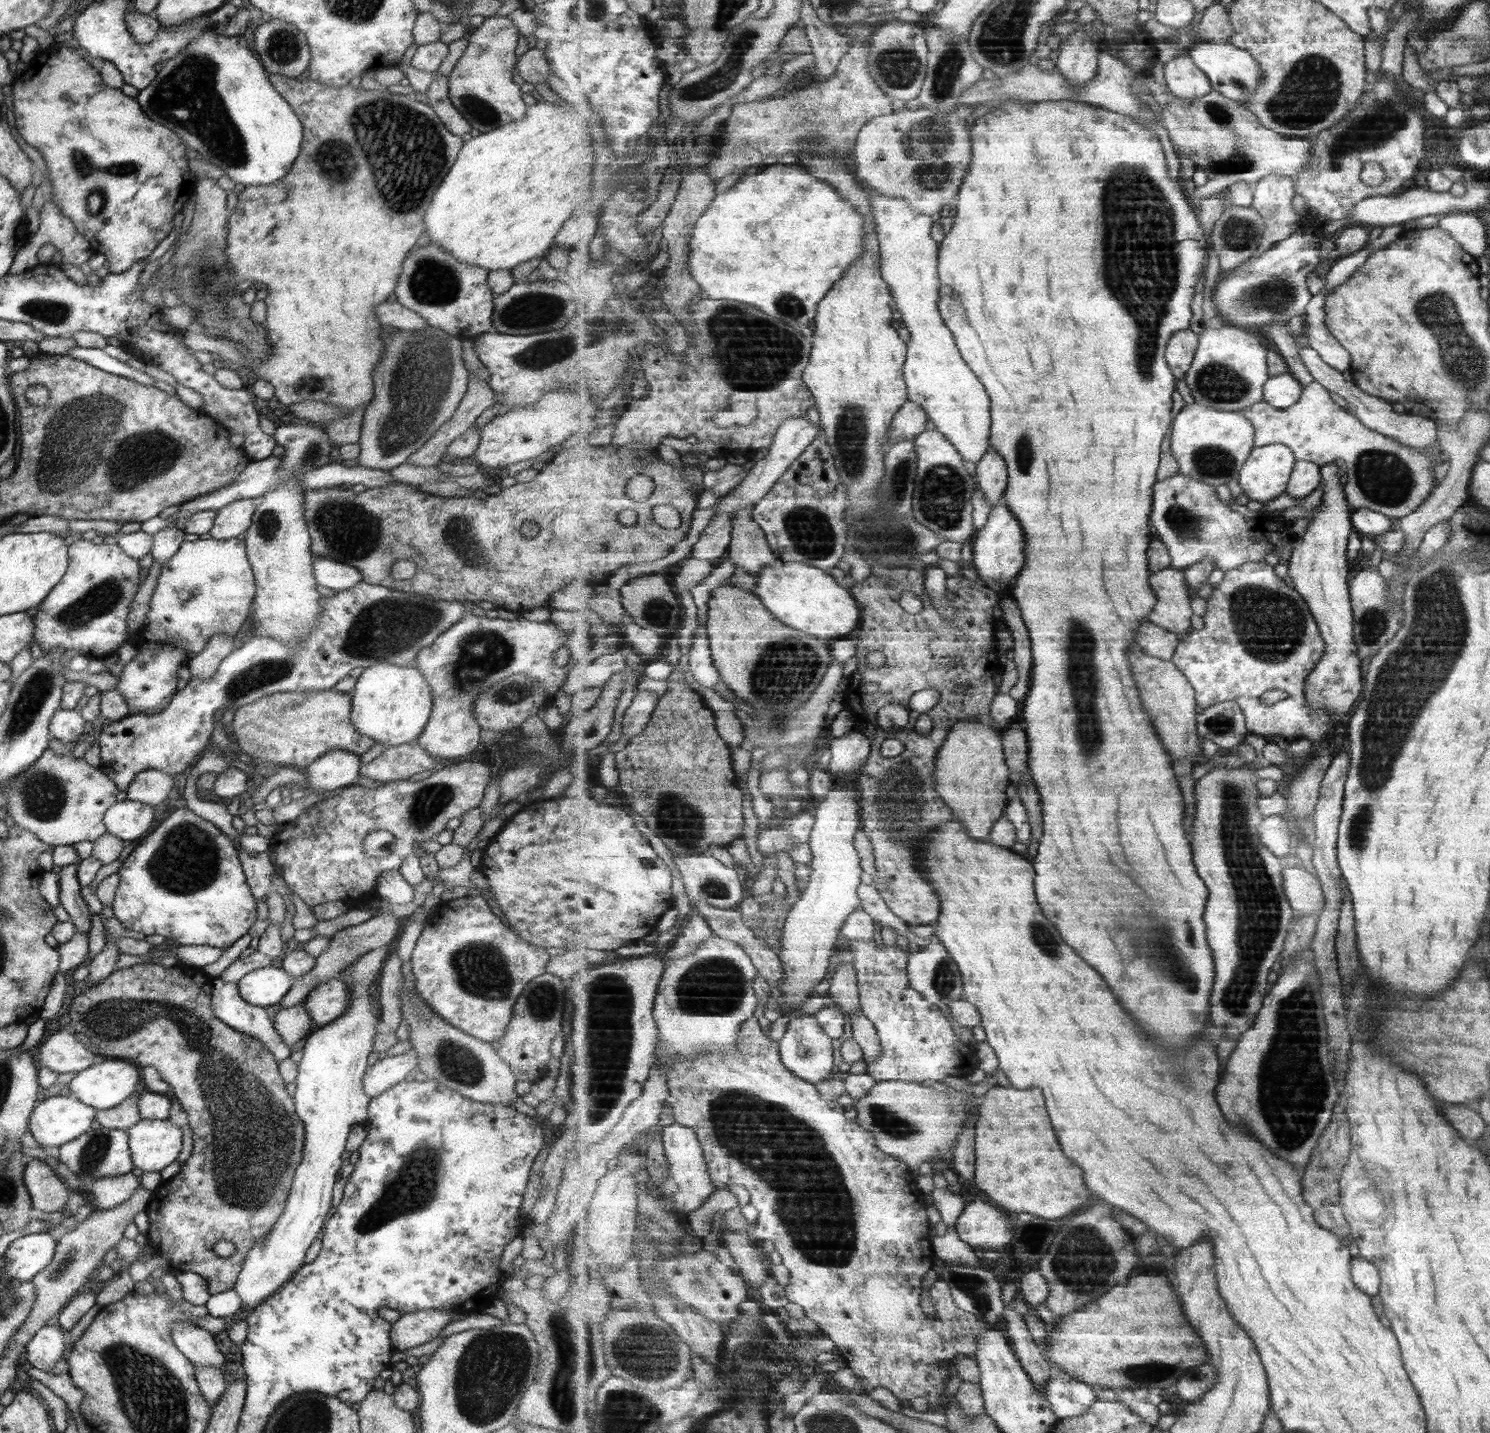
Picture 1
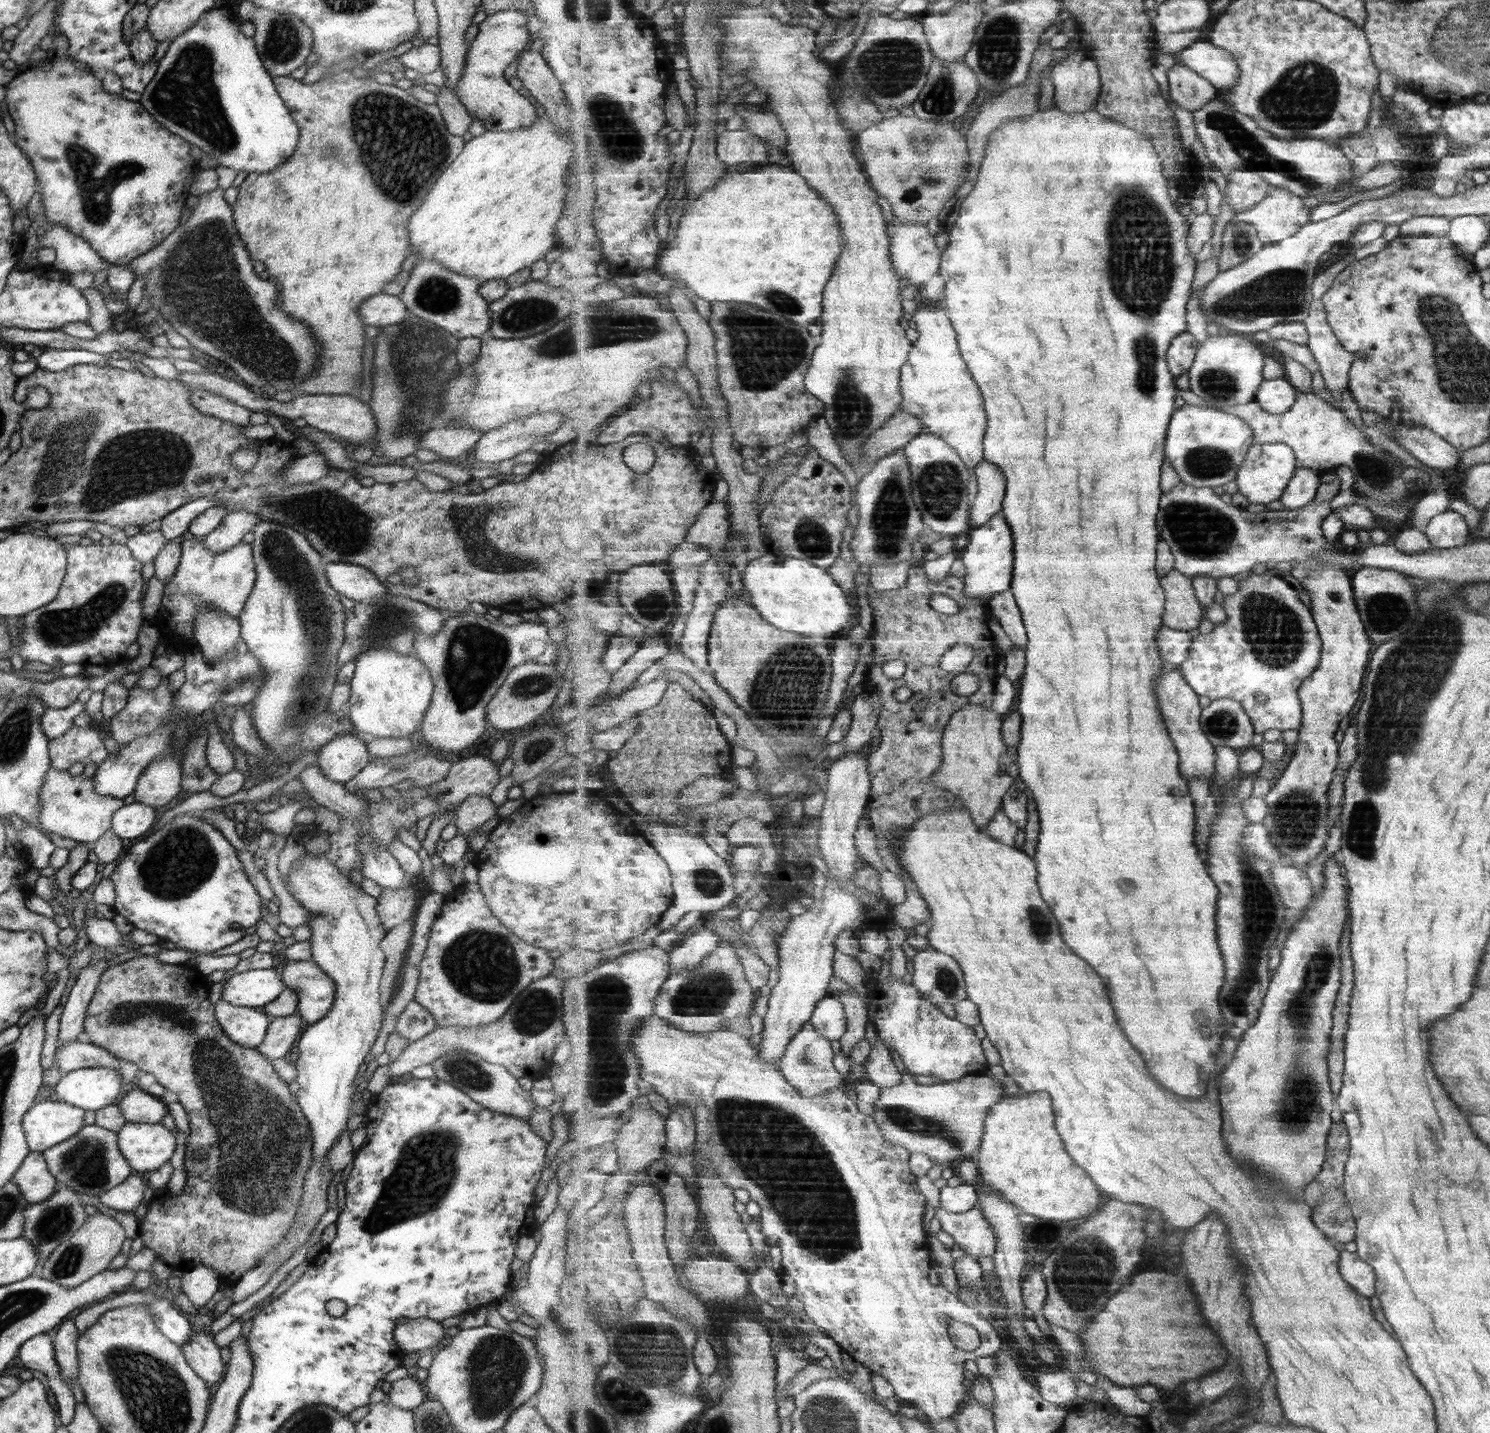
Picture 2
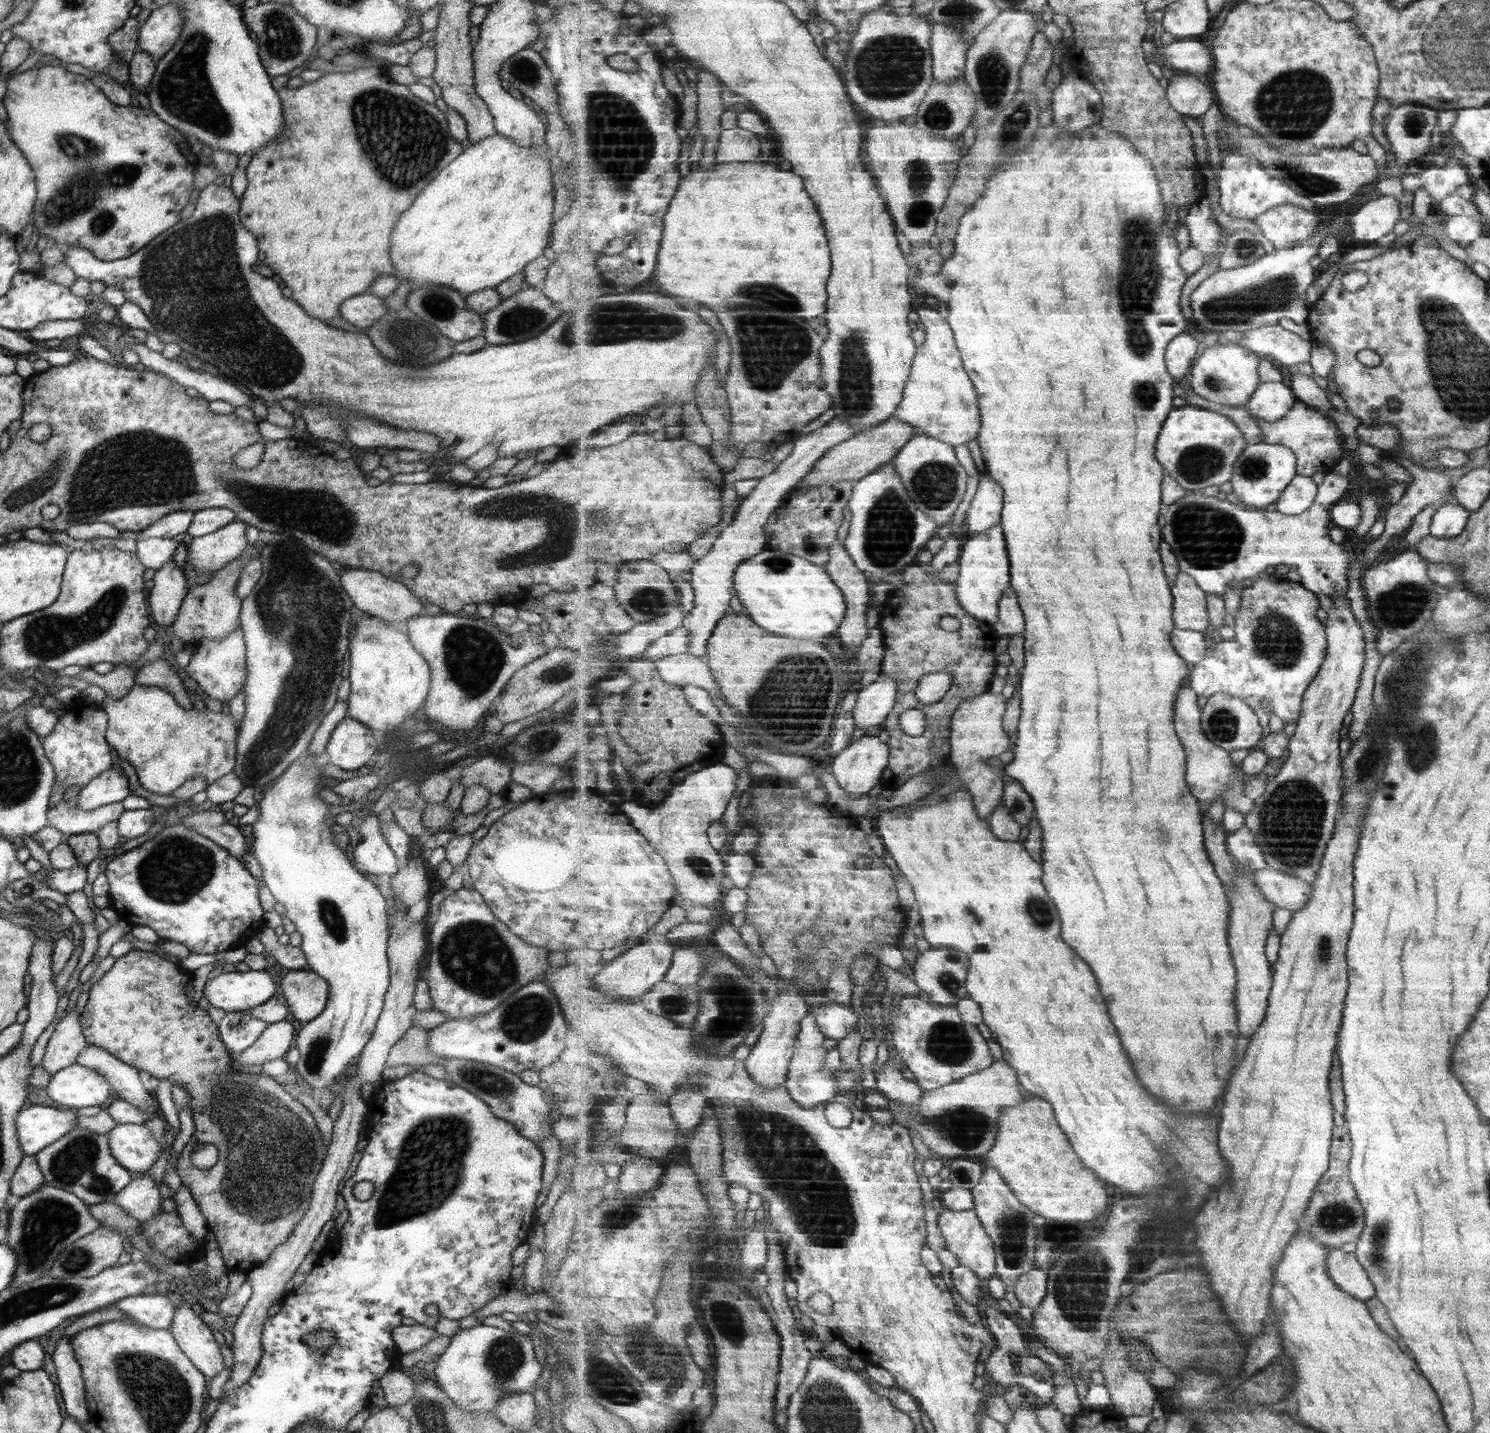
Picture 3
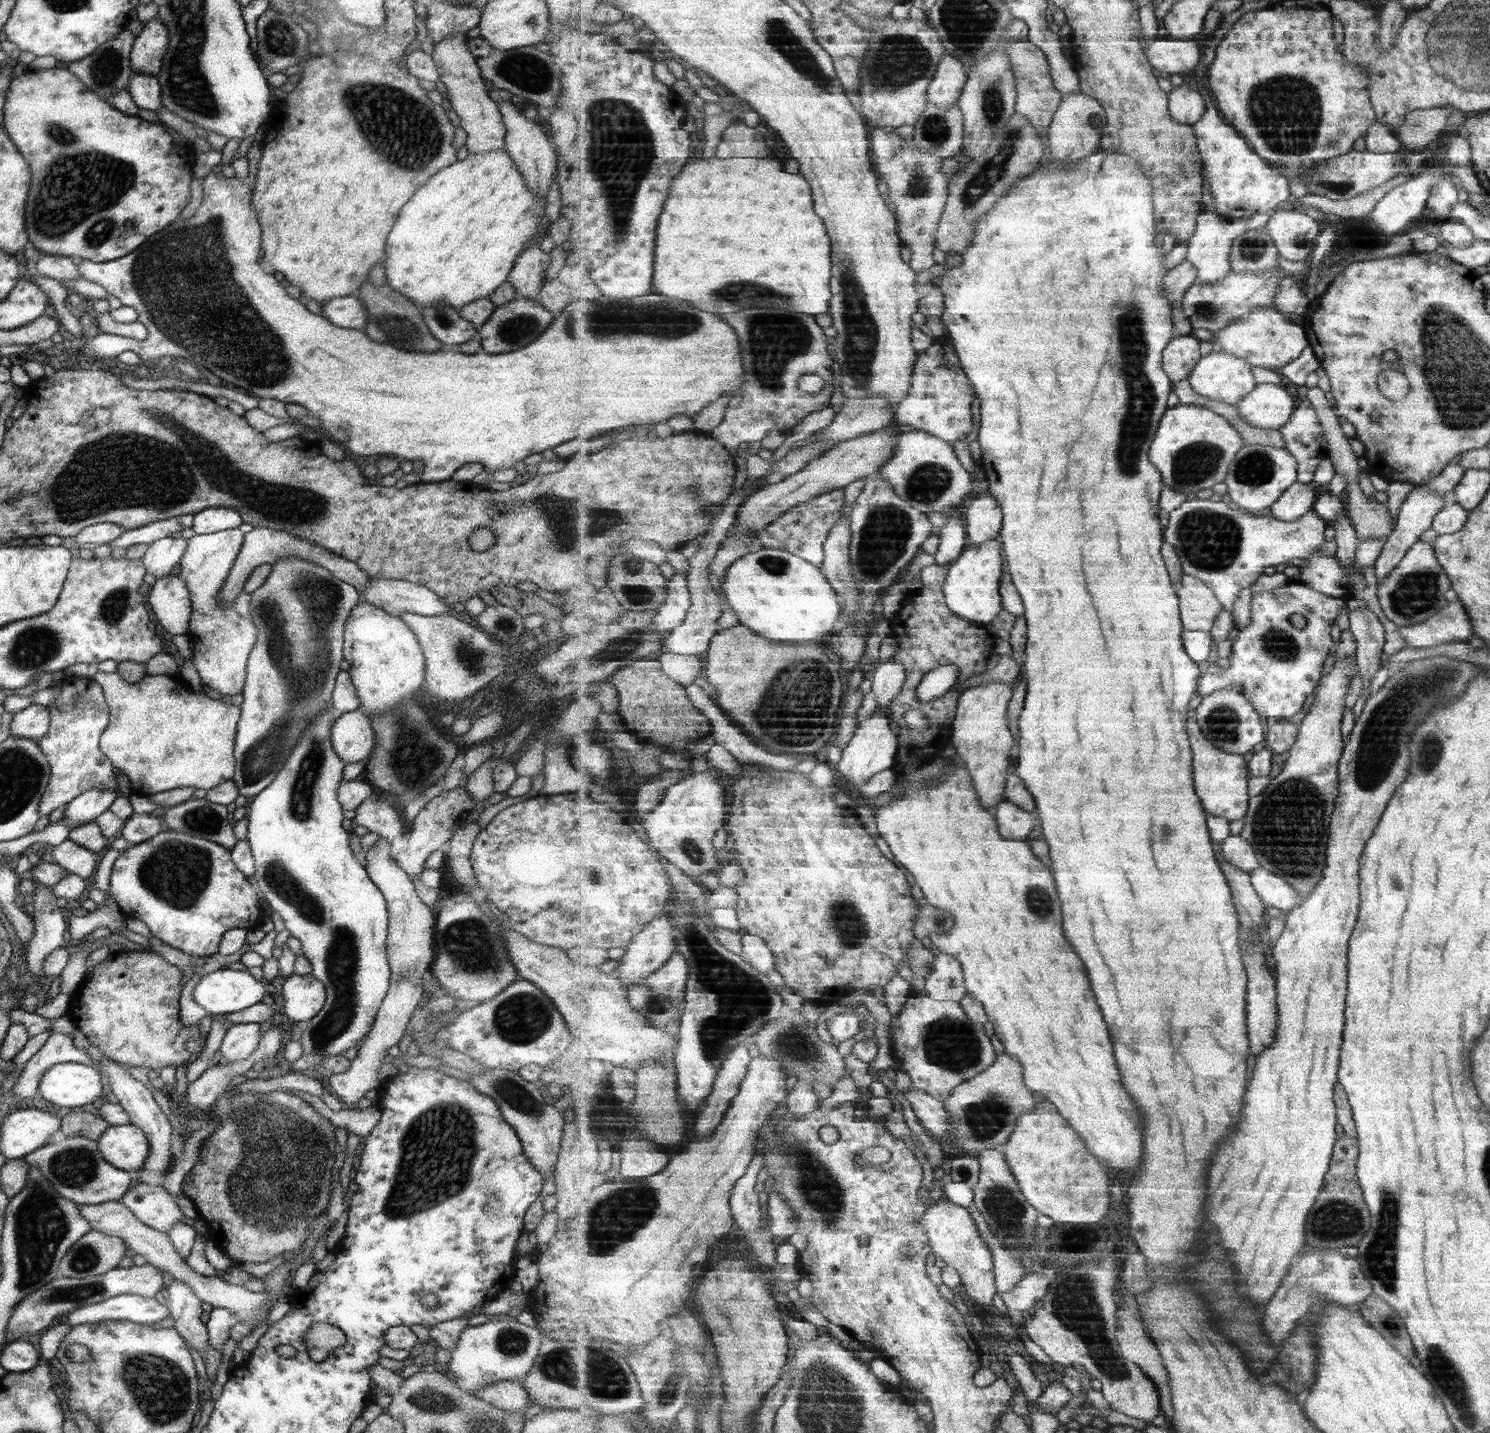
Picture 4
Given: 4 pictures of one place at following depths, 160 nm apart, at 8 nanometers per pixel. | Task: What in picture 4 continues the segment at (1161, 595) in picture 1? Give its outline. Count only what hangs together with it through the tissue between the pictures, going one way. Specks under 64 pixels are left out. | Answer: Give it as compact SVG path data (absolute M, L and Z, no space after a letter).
M1184 573L1182 587L1177 590L1180 598L1180 608L1182 610L1182 621L1185 630L1202 630L1210 632L1214 627L1214 622L1222 614L1223 605L1214 593L1214 590L1205 584L1198 576L1191 576Z

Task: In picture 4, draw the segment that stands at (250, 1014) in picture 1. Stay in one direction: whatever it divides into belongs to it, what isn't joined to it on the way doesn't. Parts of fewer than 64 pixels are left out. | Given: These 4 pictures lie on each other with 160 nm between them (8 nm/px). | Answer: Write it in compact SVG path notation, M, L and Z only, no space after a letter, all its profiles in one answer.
M237 1024L226 1028L223 1041L220 1044L219 1052L229 1064L245 1060L250 1054L256 1051L261 1036L259 1025Z

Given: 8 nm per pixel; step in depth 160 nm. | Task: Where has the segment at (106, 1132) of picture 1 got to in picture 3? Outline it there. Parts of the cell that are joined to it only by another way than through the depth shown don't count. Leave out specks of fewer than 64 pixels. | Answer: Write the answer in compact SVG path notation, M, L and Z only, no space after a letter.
M75 1126L54 1143L42 1148L34 1157L47 1185L70 1192L87 1206L113 1200L131 1180L130 1173L111 1156L107 1135L95 1134L86 1128Z

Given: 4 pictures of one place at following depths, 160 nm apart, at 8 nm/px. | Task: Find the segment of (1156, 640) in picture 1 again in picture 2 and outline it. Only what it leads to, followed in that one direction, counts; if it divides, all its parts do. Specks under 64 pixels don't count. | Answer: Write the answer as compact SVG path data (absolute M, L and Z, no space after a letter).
M1163 624L1158 632L1158 647L1162 652L1164 662L1169 667L1179 668L1190 658L1190 648L1194 643L1189 631L1169 628Z

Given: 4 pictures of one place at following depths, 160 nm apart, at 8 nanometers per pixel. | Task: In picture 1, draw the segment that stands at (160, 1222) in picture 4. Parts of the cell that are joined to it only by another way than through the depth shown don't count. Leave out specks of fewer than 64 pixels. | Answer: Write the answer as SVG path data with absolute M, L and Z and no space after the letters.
M131 1173L96 1180L92 1184L90 1194L95 1197L97 1210L109 1210L123 1204L140 1186L139 1181L139 1178L135 1178Z

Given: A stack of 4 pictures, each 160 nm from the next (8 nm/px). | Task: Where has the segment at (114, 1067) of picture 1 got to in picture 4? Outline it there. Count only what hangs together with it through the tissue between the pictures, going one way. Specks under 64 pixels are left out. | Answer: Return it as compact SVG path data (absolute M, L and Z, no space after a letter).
M54 1064L40 1076L37 1089L41 1098L58 1108L77 1108L100 1096L99 1073L84 1064Z

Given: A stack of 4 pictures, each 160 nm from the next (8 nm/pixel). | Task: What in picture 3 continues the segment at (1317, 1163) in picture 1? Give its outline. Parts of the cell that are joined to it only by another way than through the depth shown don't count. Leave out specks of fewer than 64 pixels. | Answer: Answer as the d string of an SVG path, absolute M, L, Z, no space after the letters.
M1347 1124L1334 1128L1331 1147L1330 1168L1312 1196L1306 1210L1305 1223L1308 1234L1329 1248L1341 1249L1343 1244L1357 1243L1366 1228L1366 1209L1359 1200L1350 1177L1350 1160L1352 1159L1352 1138Z

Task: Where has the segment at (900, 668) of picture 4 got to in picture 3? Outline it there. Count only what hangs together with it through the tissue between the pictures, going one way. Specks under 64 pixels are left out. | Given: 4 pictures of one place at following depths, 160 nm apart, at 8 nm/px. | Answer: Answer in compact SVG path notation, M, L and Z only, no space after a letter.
M880 673L875 681L858 693L852 712L865 736L875 735L883 729L897 700L897 685L894 678Z

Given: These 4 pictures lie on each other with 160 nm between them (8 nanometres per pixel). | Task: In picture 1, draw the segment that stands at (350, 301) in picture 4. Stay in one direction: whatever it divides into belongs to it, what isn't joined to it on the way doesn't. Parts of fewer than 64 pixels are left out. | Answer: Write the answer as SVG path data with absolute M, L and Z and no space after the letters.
M380 302L375 305L374 313L380 324L399 330L417 330L427 325L421 316L397 302Z

